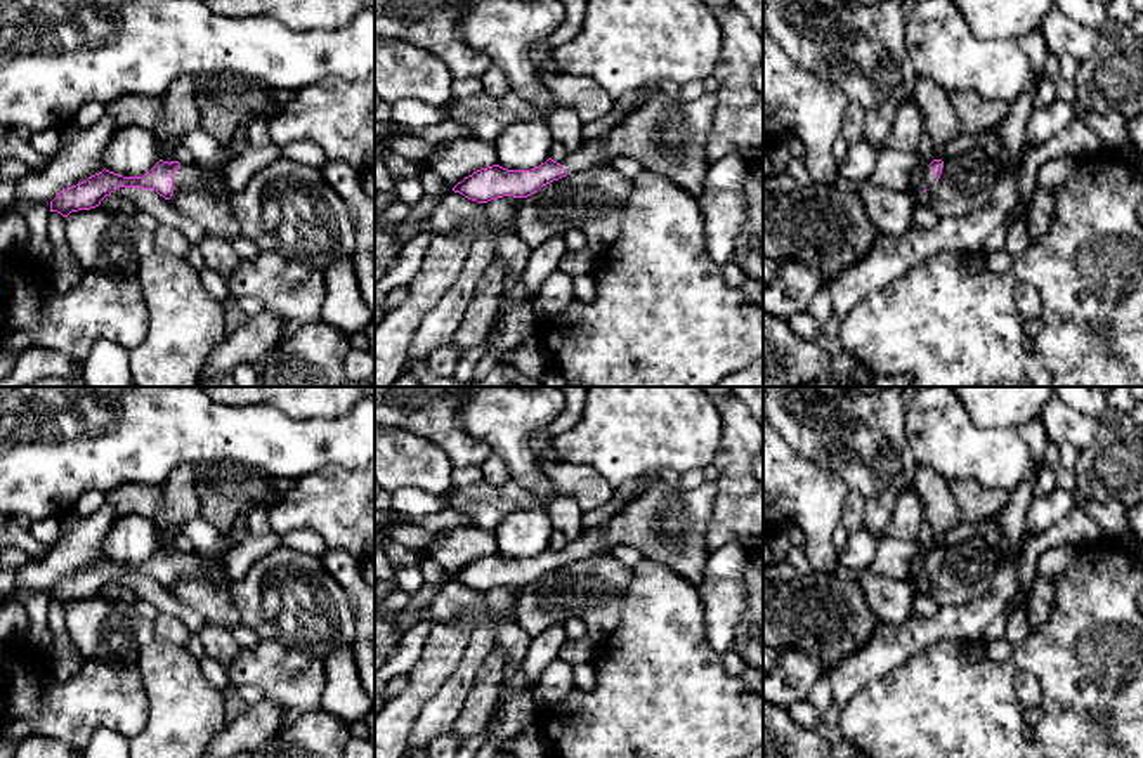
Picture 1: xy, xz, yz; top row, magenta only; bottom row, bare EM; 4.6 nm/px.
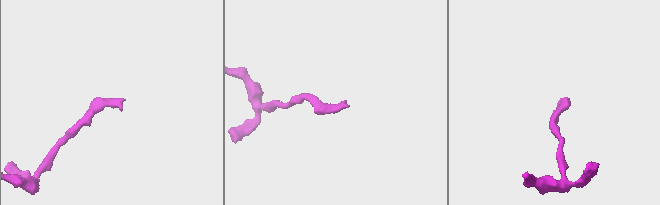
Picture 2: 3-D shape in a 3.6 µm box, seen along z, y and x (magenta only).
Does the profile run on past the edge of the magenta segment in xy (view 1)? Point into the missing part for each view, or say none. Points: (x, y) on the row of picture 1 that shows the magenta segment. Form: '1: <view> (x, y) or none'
1: xy (287, 207)

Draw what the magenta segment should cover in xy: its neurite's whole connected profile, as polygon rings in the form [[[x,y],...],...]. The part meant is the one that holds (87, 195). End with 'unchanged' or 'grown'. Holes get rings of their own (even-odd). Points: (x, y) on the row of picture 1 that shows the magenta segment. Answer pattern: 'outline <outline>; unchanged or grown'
outline [[[279,156],[269,165],[258,168],[243,191],[232,191],[219,180],[212,180],[196,165],[180,165],[179,161],[160,160],[142,177],[123,177],[102,170],[87,180],[66,187],[50,201],[50,212],[68,217],[71,212],[90,210],[120,187],[153,189],[165,199],[170,199],[175,187],[208,184],[217,194],[224,194],[231,205],[241,234],[255,243],[258,252],[279,253],[290,260],[302,260],[324,271],[330,262],[342,257],[352,257],[356,245],[356,229],[347,205],[338,193],[323,179],[321,170]]]; grown

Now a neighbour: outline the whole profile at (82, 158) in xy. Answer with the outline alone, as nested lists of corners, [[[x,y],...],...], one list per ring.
[[[104,114],[92,127],[75,128],[69,144],[43,170],[33,170],[17,180],[14,199],[50,203],[62,189],[102,172],[106,146],[118,127],[121,125]]]

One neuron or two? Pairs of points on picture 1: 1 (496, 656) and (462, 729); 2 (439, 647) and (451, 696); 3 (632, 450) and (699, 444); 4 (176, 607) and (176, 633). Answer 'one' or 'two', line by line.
1: one
2: two
3: one
4: two

